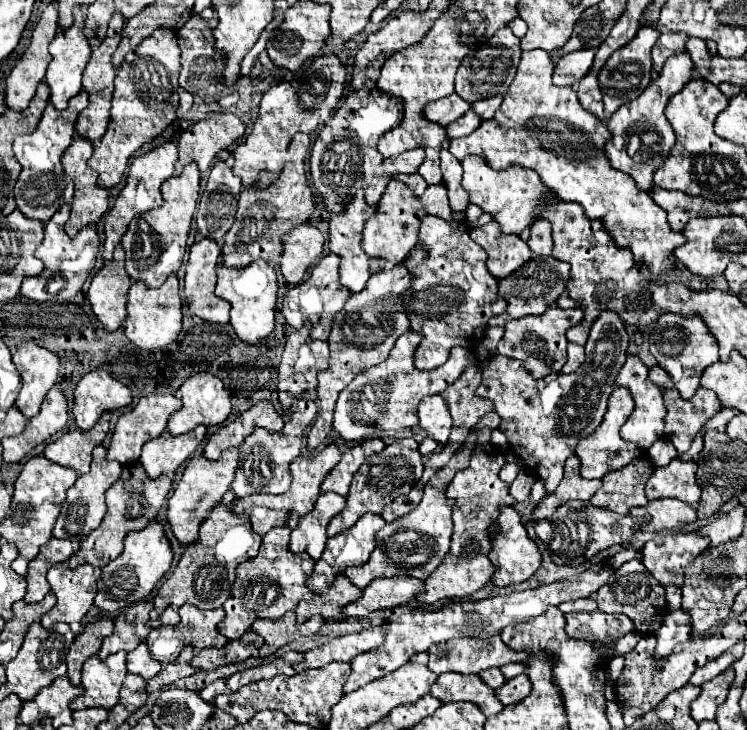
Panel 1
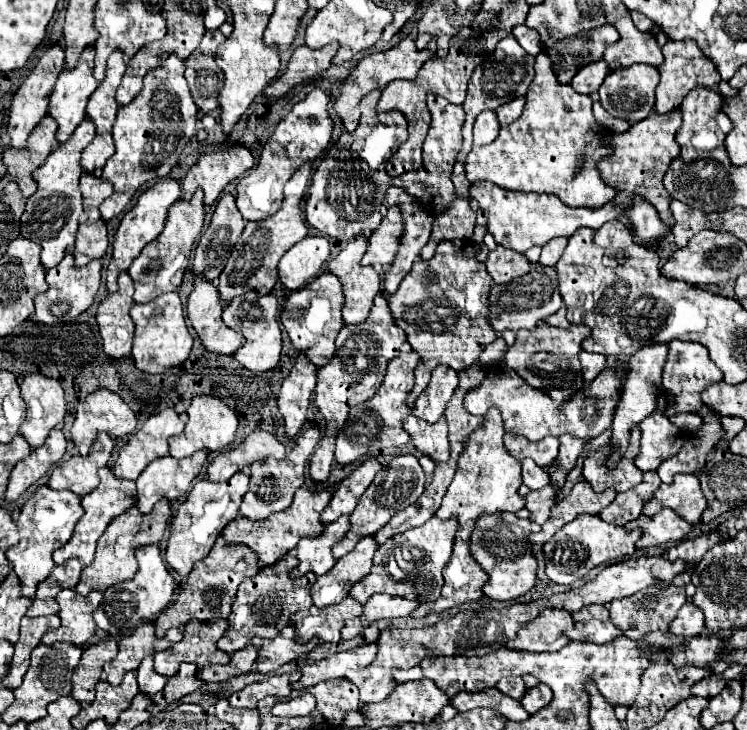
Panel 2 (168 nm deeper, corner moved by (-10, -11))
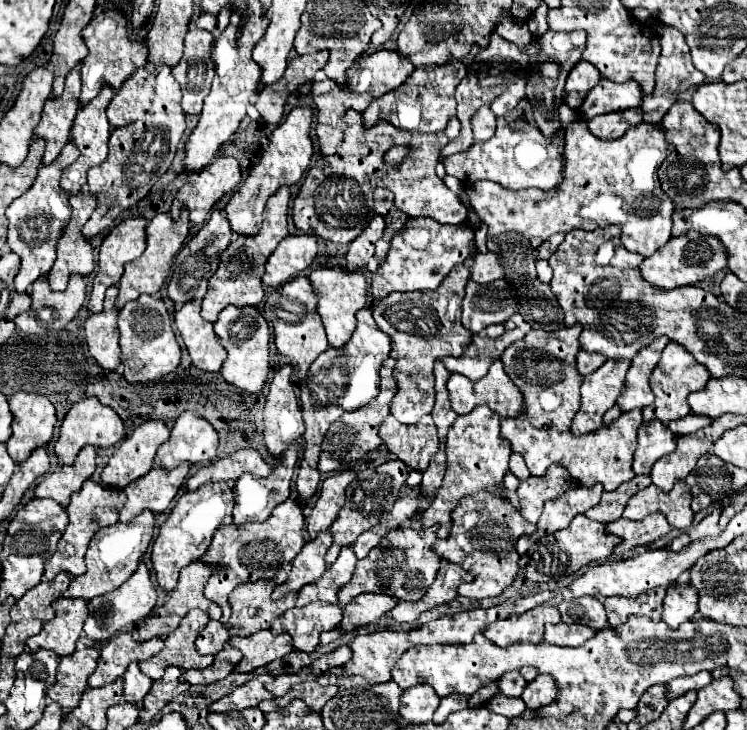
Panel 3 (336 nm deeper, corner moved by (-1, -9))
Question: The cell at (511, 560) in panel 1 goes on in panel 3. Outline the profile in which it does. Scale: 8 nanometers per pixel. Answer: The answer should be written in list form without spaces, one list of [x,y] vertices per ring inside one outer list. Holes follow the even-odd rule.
[[[478,491],[474,495],[466,495],[458,509],[452,511],[452,531],[448,539],[438,539],[434,543],[434,551],[440,559],[460,565],[468,573],[474,575],[470,585],[460,587],[460,595],[468,599],[484,599],[500,595],[516,577],[520,565],[520,555],[516,553],[516,541],[520,535],[534,533],[536,525],[528,523],[510,499],[498,497],[490,491]]]

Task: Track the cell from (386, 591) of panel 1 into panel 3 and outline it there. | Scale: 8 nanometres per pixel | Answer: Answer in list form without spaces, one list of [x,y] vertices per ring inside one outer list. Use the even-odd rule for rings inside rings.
[[[362,593],[344,607],[344,617],[342,617],[340,627],[344,631],[352,631],[352,629],[370,625],[372,621],[386,615],[394,605],[396,605],[396,601],[390,595]]]

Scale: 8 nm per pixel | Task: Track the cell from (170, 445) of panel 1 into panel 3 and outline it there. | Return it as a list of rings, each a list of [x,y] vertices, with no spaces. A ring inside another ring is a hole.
[[[178,465],[178,469],[152,467],[146,477],[140,477],[138,481],[134,481],[134,485],[128,485],[124,489],[128,503],[120,511],[120,521],[126,523],[142,511],[164,513],[182,487],[188,471],[190,465]]]

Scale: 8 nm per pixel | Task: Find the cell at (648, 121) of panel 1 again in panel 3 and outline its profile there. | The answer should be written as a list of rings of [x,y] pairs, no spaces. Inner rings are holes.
[[[574,121],[566,127],[566,169],[564,179],[556,189],[510,191],[502,185],[496,185],[494,181],[474,181],[466,187],[466,193],[470,195],[470,203],[476,209],[478,217],[488,225],[488,235],[492,237],[506,231],[514,231],[524,235],[526,239],[548,239],[554,233],[568,233],[572,229],[594,231],[600,227],[618,225],[622,229],[622,245],[632,253],[650,257],[654,251],[658,251],[662,245],[670,241],[674,201],[670,201],[670,197],[664,195],[664,191],[660,189],[656,171],[672,151],[674,147],[666,142],[664,133],[658,125],[642,123],[630,129],[630,133],[626,133],[626,137],[620,137],[618,141],[602,141],[590,133],[586,121]]]

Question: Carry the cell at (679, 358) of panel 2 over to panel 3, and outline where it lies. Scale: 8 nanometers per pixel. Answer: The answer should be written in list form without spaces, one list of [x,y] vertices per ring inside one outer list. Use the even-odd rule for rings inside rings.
[[[670,341],[662,353],[662,359],[660,363],[656,365],[652,377],[650,377],[650,385],[652,385],[652,391],[656,395],[654,403],[648,405],[644,411],[644,423],[652,421],[652,419],[658,419],[662,421],[664,425],[668,425],[670,421],[674,419],[682,419],[690,413],[690,405],[686,401],[688,393],[692,391],[700,391],[710,379],[710,373],[706,373],[706,367],[704,365],[698,365],[694,361],[694,357],[690,357],[690,353],[686,353],[686,349],[682,349],[676,341]]]

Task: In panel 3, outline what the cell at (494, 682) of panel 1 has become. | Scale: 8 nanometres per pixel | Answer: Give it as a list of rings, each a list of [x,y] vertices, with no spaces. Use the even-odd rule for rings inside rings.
[[[508,671],[500,677],[498,681],[498,687],[500,687],[500,693],[508,695],[508,697],[520,697],[524,687],[526,687],[526,679],[520,675],[520,671]]]

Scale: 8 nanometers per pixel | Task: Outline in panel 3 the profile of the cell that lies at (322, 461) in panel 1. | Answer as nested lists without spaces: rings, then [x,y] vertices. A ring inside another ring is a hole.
[[[286,499],[282,505],[278,505],[274,509],[274,513],[264,521],[264,523],[254,523],[254,525],[222,525],[222,529],[218,529],[218,533],[214,533],[214,539],[210,543],[210,549],[206,553],[206,557],[202,557],[202,561],[210,567],[220,567],[218,571],[212,571],[208,585],[204,587],[204,595],[206,599],[214,601],[220,609],[222,609],[222,619],[220,621],[228,621],[228,611],[230,611],[230,603],[228,603],[228,595],[242,583],[256,583],[260,579],[272,579],[276,575],[276,571],[284,565],[290,563],[298,551],[302,549],[304,541],[302,541],[302,531],[304,531],[304,515],[300,505],[294,499]]]

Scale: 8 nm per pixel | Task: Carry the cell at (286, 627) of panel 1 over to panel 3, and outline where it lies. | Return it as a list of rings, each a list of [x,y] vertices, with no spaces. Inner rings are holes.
[[[270,629],[248,637],[230,637],[228,643],[242,651],[242,661],[234,667],[238,673],[250,673],[294,651],[290,635],[274,635]]]

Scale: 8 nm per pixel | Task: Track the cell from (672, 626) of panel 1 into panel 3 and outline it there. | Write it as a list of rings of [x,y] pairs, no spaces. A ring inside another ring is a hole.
[[[670,583],[666,587],[662,621],[666,621],[670,627],[678,627],[680,623],[692,619],[692,615],[698,611],[696,605],[698,605],[698,593],[694,591],[694,585]]]

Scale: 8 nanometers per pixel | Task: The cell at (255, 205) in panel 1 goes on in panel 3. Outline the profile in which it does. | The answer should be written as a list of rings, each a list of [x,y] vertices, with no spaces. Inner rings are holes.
[[[278,189],[274,197],[268,199],[264,209],[264,223],[260,227],[258,237],[234,237],[230,243],[230,249],[222,253],[222,261],[218,265],[218,271],[208,281],[208,293],[202,301],[202,317],[210,323],[216,323],[218,313],[228,305],[238,307],[258,307],[264,299],[264,285],[262,285],[262,269],[266,263],[266,257],[276,249],[276,245],[288,235],[286,229],[286,213],[288,213],[288,201],[290,201],[290,189]]]

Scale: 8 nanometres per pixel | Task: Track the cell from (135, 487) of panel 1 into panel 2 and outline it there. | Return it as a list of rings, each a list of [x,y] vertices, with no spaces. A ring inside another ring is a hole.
[[[161,499],[157,501],[157,505],[153,507],[151,513],[143,515],[135,505],[129,507],[125,513],[117,515],[107,531],[99,537],[99,543],[97,543],[97,553],[95,553],[95,561],[83,569],[81,573],[81,581],[79,585],[75,587],[75,591],[79,595],[87,595],[89,591],[93,589],[99,589],[99,591],[105,591],[107,587],[115,585],[115,583],[121,583],[121,581],[127,581],[135,575],[137,571],[137,559],[135,559],[135,547],[139,545],[151,545],[151,543],[159,543],[165,535],[165,529],[167,529],[167,523],[171,519],[171,503],[167,499]]]

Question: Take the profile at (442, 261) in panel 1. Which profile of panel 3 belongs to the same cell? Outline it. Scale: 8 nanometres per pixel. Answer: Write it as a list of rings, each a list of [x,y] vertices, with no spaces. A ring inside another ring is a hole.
[[[456,265],[442,281],[436,291],[422,293],[390,293],[374,307],[374,319],[380,331],[384,331],[392,341],[390,357],[396,359],[394,377],[398,385],[398,393],[390,403],[390,413],[404,425],[412,425],[420,421],[420,417],[428,415],[434,407],[434,359],[452,355],[460,357],[470,345],[470,331],[460,323],[462,297],[468,281],[468,269],[464,265]]]

